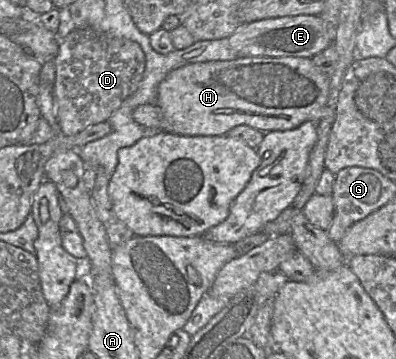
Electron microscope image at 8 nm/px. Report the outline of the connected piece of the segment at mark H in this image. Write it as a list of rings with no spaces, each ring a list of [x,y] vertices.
[[[238,57],[228,61],[210,61],[185,65],[171,71],[160,83],[156,105],[162,110],[163,132],[181,136],[221,136],[239,125],[263,133],[291,130],[304,122],[318,122],[325,115],[330,75],[304,57]]]

